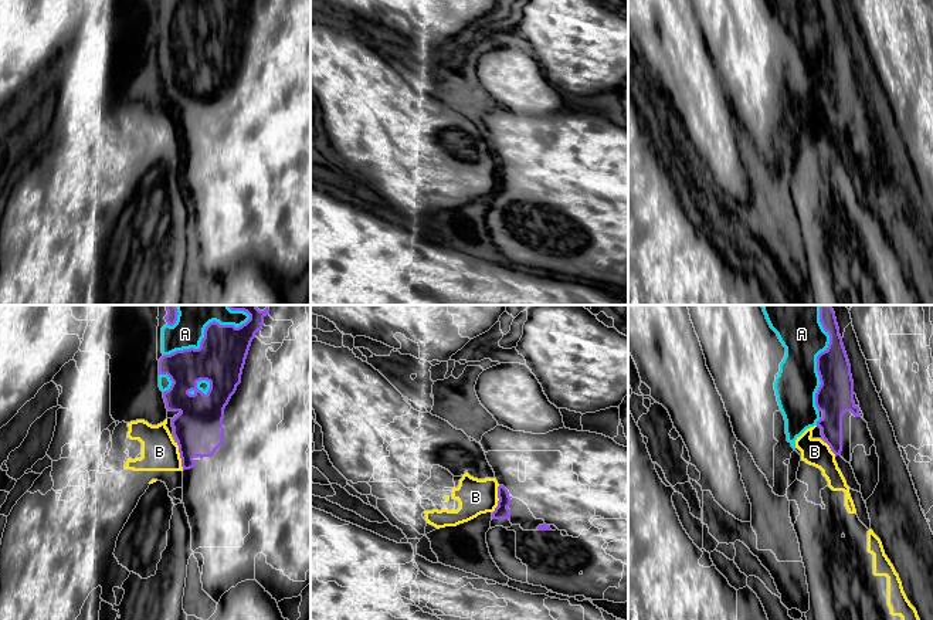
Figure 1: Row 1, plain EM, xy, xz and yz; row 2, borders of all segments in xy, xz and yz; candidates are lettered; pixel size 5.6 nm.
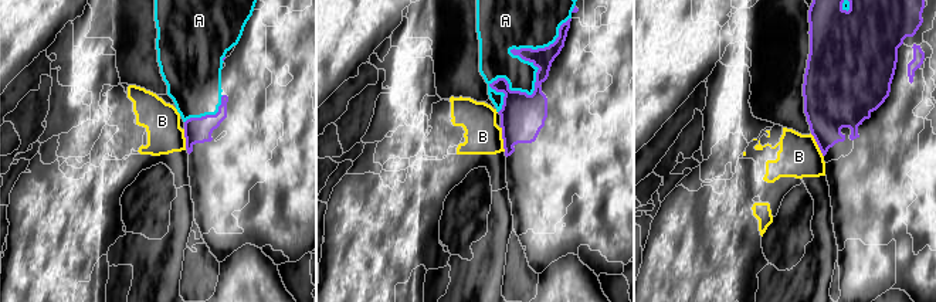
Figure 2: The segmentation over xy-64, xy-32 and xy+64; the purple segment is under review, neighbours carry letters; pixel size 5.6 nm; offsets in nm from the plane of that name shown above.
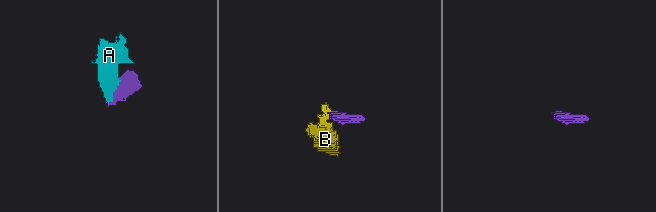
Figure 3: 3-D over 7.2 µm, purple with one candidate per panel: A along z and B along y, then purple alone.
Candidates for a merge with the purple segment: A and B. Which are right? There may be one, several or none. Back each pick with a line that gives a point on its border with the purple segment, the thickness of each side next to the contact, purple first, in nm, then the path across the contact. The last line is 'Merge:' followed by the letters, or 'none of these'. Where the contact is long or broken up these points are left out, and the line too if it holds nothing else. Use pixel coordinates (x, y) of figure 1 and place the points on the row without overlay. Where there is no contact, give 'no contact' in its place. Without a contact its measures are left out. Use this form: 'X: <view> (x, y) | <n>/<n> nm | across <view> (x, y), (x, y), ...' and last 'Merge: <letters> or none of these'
A: xy (204, 14) | 280/180 nm
Merge: A

